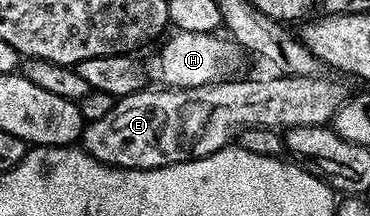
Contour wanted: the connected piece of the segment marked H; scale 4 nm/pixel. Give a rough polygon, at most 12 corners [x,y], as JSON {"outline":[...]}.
{"outline":[[176,31],[147,62],[164,87],[222,83],[243,50],[225,36]]}

